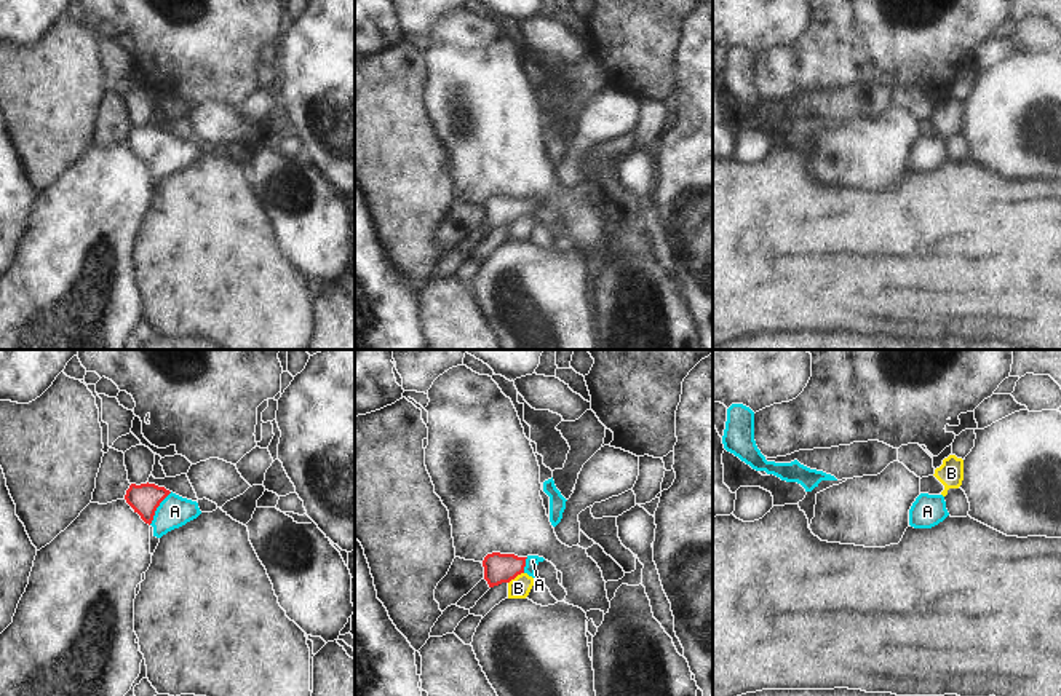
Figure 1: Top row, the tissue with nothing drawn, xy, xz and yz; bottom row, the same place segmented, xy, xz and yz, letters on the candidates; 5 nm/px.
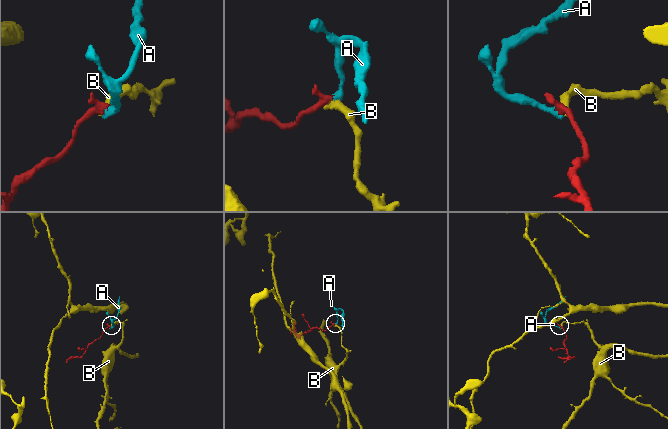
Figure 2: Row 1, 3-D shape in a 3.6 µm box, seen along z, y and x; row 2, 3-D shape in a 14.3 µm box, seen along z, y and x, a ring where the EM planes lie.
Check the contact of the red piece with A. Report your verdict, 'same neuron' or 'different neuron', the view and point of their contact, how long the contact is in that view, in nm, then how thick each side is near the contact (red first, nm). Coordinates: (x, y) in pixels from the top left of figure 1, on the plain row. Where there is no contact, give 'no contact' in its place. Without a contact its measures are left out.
same neuron; contact xy (157, 149); length 200 nm; calibres 150 and 160 nm

